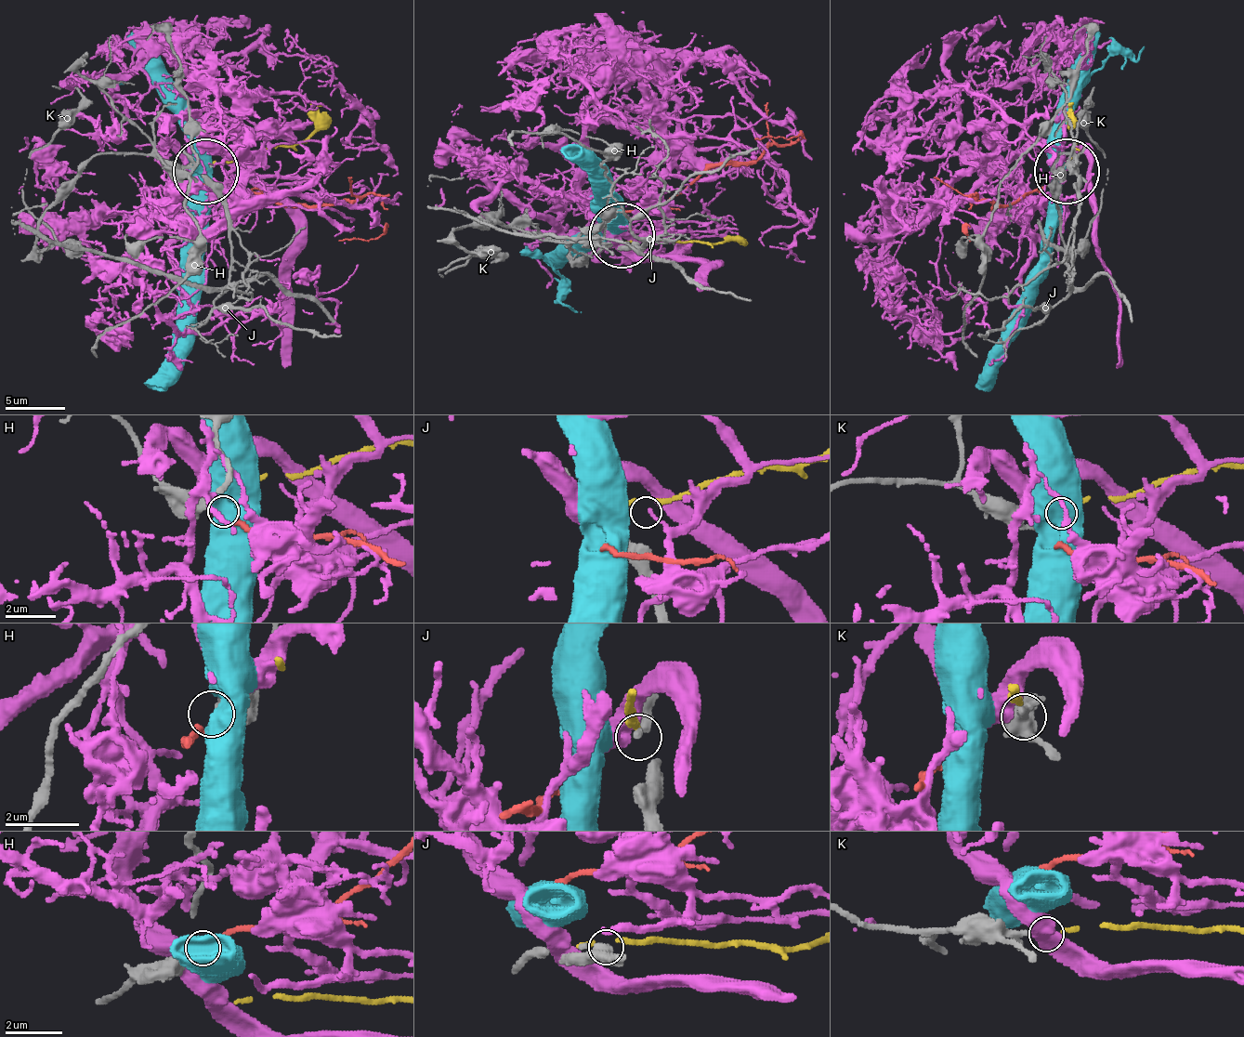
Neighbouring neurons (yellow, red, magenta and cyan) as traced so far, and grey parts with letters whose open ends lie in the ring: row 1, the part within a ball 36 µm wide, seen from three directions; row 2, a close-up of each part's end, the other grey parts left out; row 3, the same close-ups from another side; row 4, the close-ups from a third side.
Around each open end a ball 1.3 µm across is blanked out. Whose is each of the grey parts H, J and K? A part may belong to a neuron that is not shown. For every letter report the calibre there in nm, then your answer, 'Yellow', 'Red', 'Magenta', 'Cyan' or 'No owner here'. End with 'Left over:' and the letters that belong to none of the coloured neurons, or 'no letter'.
H: Thickness 500 nm. Red
J: Thickness 100 nm. No owner here
K: Thickness 280 nm. Yellow
Left over: J

